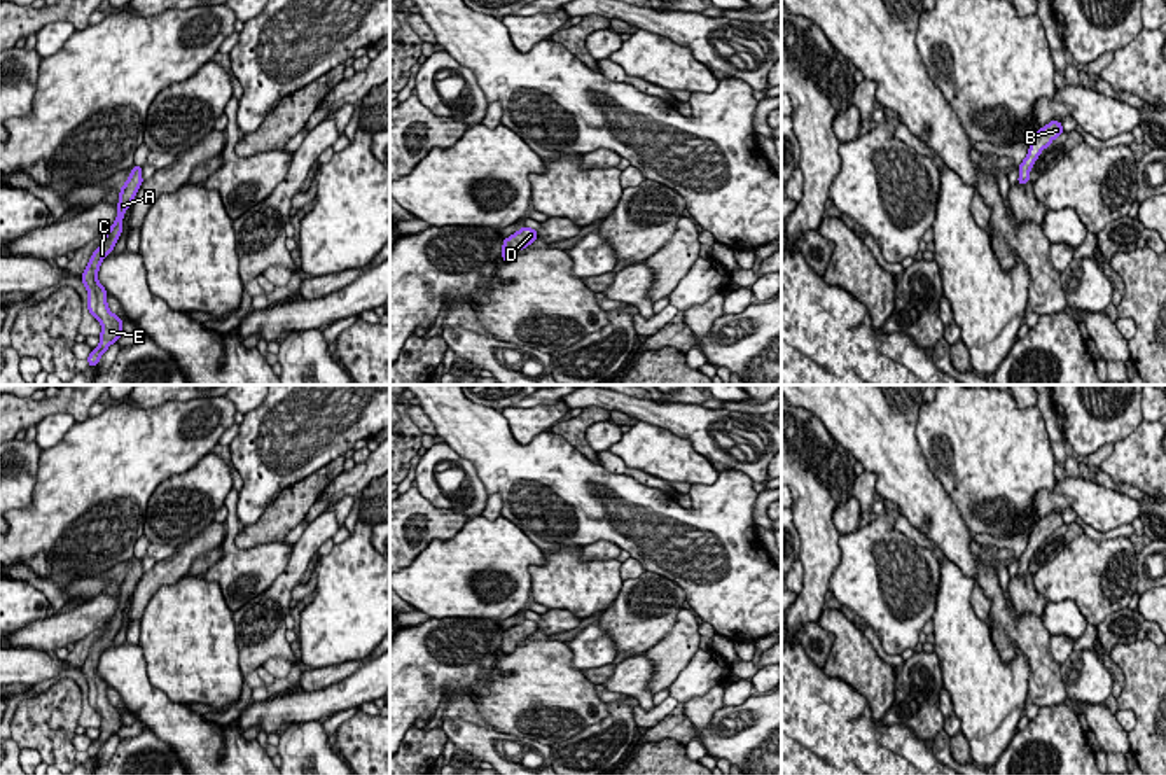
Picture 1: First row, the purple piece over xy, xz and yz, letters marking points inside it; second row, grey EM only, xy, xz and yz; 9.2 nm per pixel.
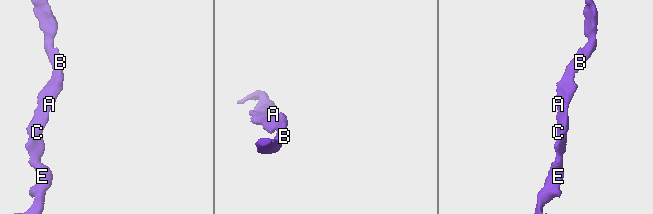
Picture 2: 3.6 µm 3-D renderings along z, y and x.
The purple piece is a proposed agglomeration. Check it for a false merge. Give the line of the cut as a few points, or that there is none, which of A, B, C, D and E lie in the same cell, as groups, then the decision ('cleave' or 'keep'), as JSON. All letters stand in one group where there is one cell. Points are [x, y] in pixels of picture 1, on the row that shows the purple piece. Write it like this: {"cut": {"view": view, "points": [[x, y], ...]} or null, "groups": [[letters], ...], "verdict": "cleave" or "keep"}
{"cut": null, "groups": [["A", "B", "C", "D", "E"]], "verdict": "keep"}

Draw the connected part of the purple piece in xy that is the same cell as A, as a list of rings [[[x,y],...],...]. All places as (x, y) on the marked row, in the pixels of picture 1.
[[[133,166],[129,178],[121,187],[117,219],[112,224],[112,227],[107,231],[107,234],[101,238],[101,245],[93,252],[89,264],[80,275],[82,283],[86,285],[87,294],[89,294],[86,308],[101,324],[100,345],[93,348],[93,352],[87,357],[87,362],[91,367],[96,367],[100,357],[107,352],[107,348],[112,343],[117,343],[117,339],[124,334],[122,320],[119,318],[119,315],[114,315],[108,310],[108,304],[107,304],[108,292],[98,282],[98,269],[100,269],[101,261],[108,254],[112,254],[114,245],[117,243],[122,233],[122,217],[128,206],[133,203],[135,194],[142,184],[143,184],[142,166]]]

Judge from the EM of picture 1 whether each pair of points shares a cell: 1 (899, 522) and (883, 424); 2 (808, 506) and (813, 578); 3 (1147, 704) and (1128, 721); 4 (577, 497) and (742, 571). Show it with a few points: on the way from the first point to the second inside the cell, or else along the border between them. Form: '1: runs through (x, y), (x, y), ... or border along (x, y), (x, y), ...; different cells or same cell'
1: border along (897, 511), (929, 539); different cells
2: runs through (813, 523), (813, 560); same cell
3: border along (1119, 707), (1135, 716), (1128, 733); different cells
4: runs through (616, 488), (628, 501), (654, 501), (715, 527); same cell

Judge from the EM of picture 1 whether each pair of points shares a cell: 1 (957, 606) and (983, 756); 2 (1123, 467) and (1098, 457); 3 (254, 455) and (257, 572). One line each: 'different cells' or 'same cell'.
1: same cell
2: different cells
3: different cells

